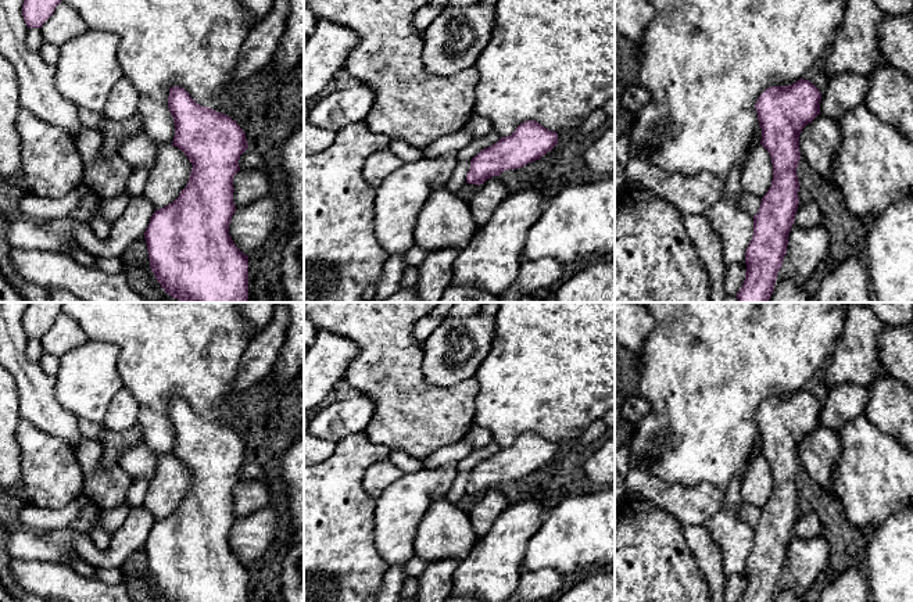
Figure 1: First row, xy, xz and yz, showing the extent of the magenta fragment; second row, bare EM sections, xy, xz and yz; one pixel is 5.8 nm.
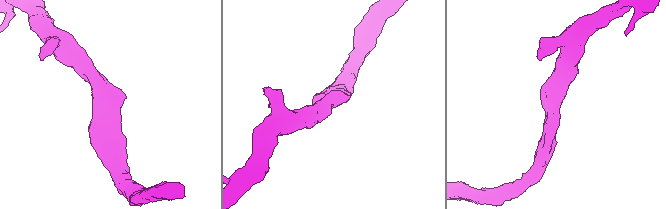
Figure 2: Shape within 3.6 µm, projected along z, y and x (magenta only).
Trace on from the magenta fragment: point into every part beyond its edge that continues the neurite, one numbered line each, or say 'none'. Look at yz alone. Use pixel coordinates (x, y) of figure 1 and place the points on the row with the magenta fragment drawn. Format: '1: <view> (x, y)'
1: yz (756, 178)

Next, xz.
1: xz (475, 146)

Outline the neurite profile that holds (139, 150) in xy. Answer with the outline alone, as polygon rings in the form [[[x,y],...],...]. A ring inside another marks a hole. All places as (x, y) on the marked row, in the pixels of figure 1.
[[[144,132],[125,139],[119,146],[119,157],[133,169],[153,169],[157,158],[157,146]]]

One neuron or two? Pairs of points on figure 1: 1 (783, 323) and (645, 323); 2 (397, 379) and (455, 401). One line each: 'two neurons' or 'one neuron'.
1: two neurons
2: one neuron

